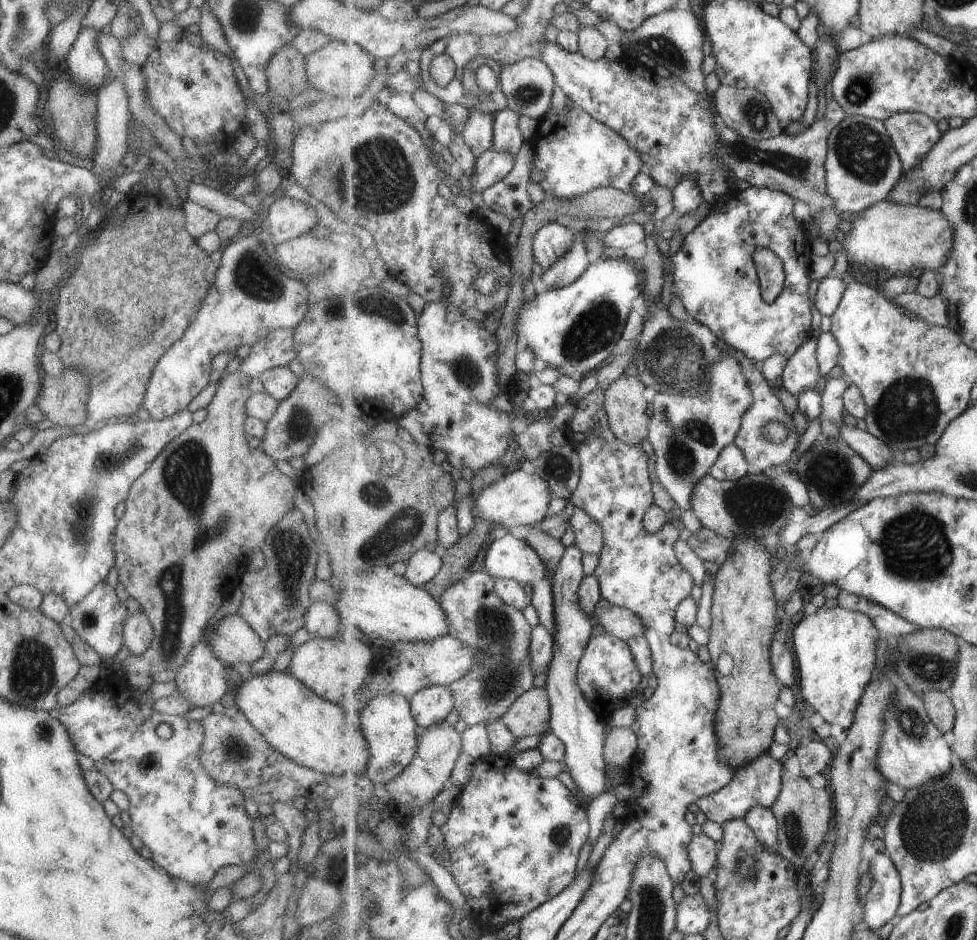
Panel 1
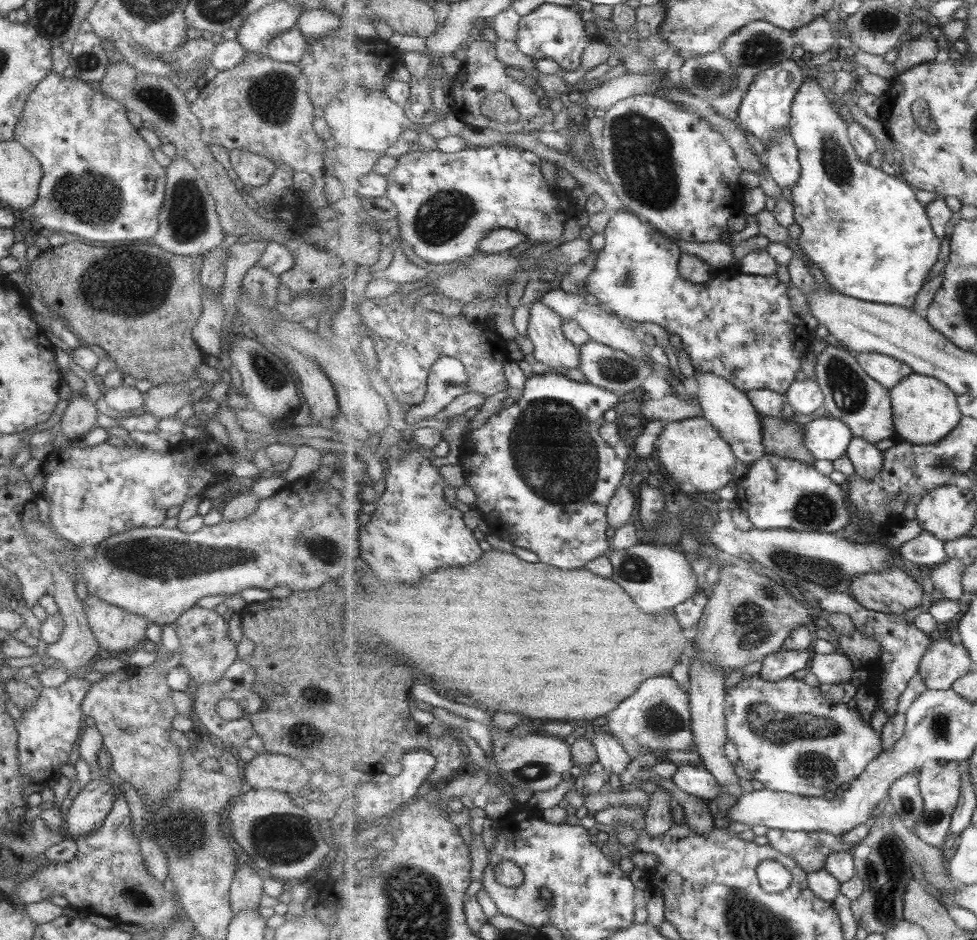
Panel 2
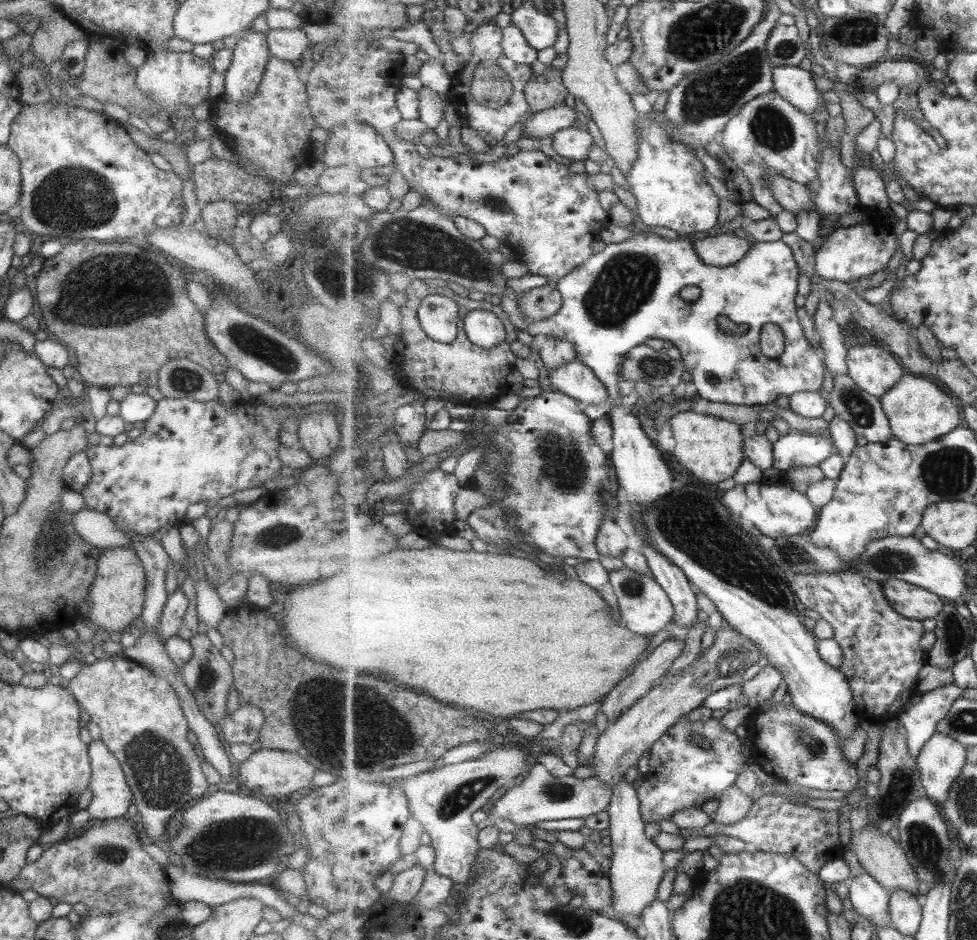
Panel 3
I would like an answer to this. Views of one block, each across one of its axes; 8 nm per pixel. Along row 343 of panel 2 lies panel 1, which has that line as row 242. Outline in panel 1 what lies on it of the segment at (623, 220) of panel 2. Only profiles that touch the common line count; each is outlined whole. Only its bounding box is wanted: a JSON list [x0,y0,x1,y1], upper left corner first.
[671,184,813,362]

